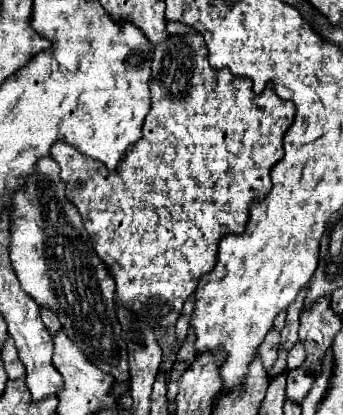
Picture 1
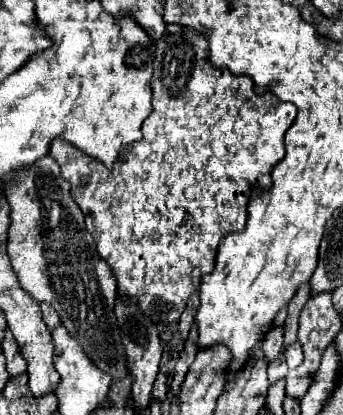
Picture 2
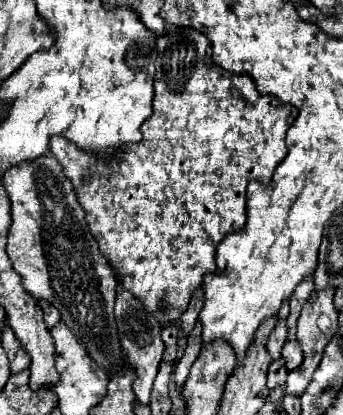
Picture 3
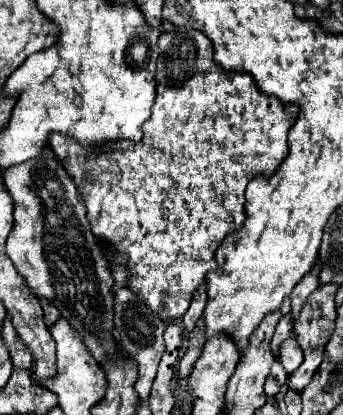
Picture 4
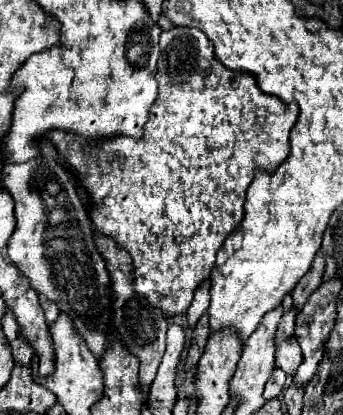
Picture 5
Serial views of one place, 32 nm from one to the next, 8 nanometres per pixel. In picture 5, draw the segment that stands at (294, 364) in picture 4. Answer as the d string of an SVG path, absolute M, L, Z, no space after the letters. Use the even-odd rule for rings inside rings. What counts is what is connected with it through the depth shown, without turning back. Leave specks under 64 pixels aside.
M294 336L276 344L276 360L274 360L274 366L282 368L288 376L292 376L300 364L302 364L302 348L296 342Z

